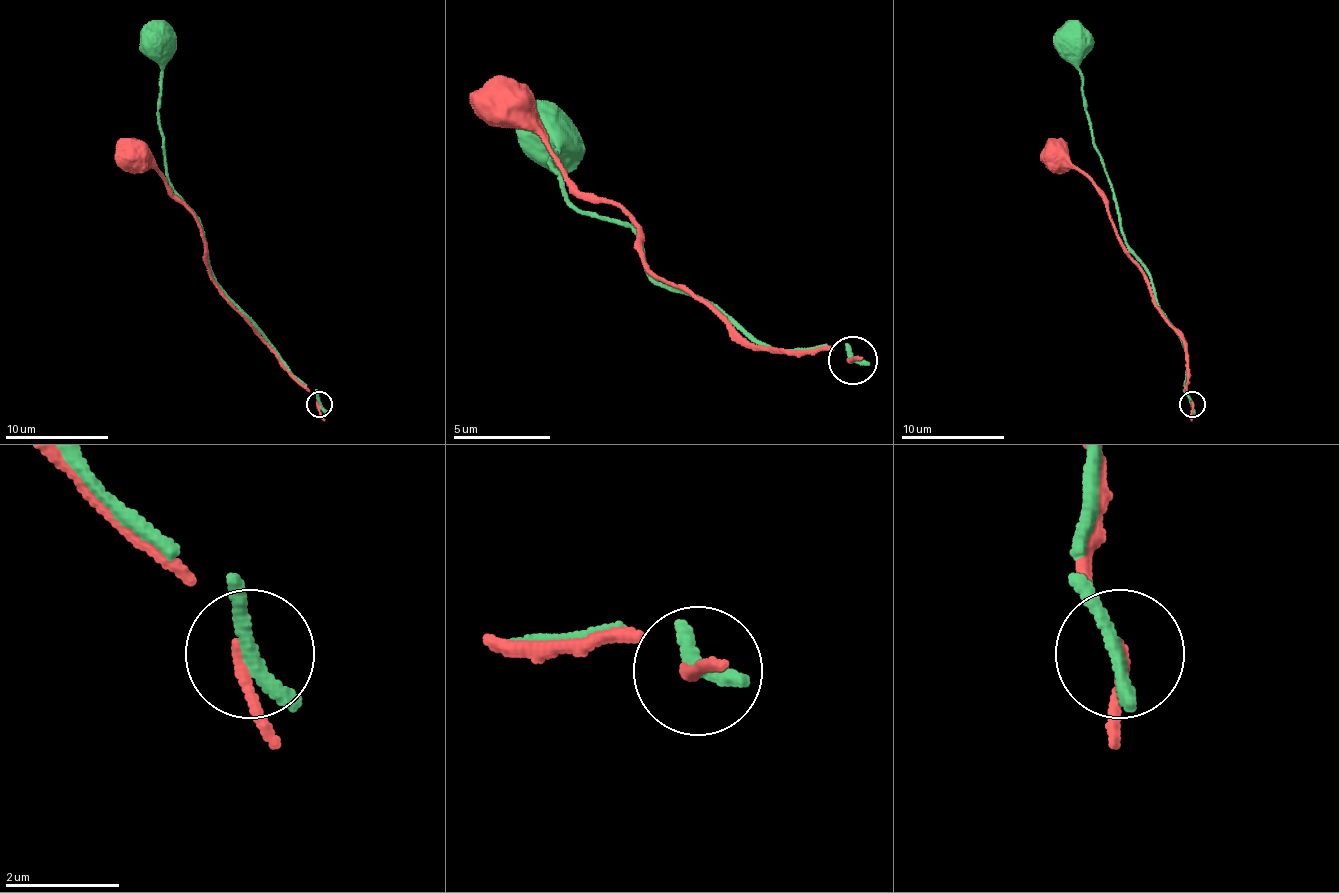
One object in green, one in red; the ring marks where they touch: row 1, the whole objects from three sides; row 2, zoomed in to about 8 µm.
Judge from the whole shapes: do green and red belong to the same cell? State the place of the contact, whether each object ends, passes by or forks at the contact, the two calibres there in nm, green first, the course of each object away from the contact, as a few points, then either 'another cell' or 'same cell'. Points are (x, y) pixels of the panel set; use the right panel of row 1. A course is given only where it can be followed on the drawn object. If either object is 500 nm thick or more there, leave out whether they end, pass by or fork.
place (1192, 404); green ends; red ends; calibres 340 and 220 nm; course green (1191, 403), (1184, 390), (1186, 349), (1127, 243), (1083, 74), (1064, 51), (1070, 46); course red (1191, 403), (1186, 390), (1186, 343), (1152, 299), (1145, 276), (1121, 243), (1108, 201), (1054, 144); another cell

